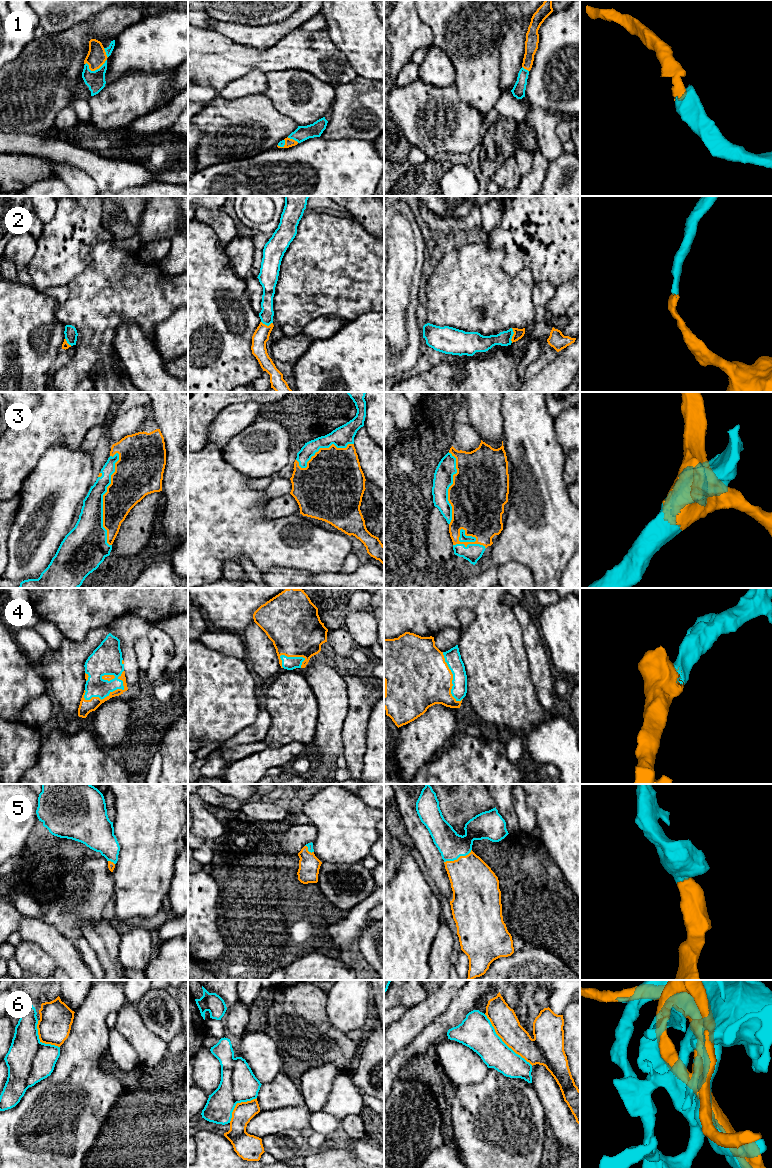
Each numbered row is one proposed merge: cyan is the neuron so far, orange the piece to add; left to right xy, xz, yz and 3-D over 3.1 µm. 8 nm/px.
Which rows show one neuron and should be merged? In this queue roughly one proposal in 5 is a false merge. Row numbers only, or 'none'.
1, 2, 3, 4, 5, 6

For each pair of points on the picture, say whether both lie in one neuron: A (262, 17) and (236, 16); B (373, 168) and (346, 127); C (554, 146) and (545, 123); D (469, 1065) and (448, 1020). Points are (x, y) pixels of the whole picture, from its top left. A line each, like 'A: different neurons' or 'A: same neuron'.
A: same neuron
B: different neurons
C: same neuron
D: different neurons

